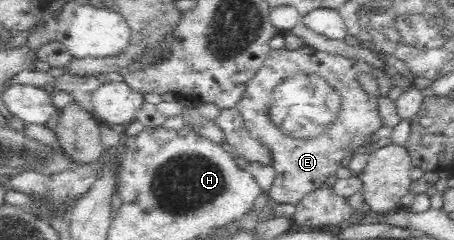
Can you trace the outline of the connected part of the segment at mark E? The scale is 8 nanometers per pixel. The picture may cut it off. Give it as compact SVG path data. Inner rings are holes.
M298 43L298 50L288 50L288 46L280 50L271 49L264 64L249 80L236 107L250 134L272 151L272 165L276 174L269 193L278 204L296 205L307 194L322 188L326 179L340 168L340 158L361 148L367 137L382 125L378 102L372 102L372 98L358 87L352 76L361 67L363 64L355 59L342 60L340 55L320 52L308 44ZM298 74L322 79L338 95L338 106L332 122L318 134L294 136L293 132L284 130L271 117L270 109L277 88Z

